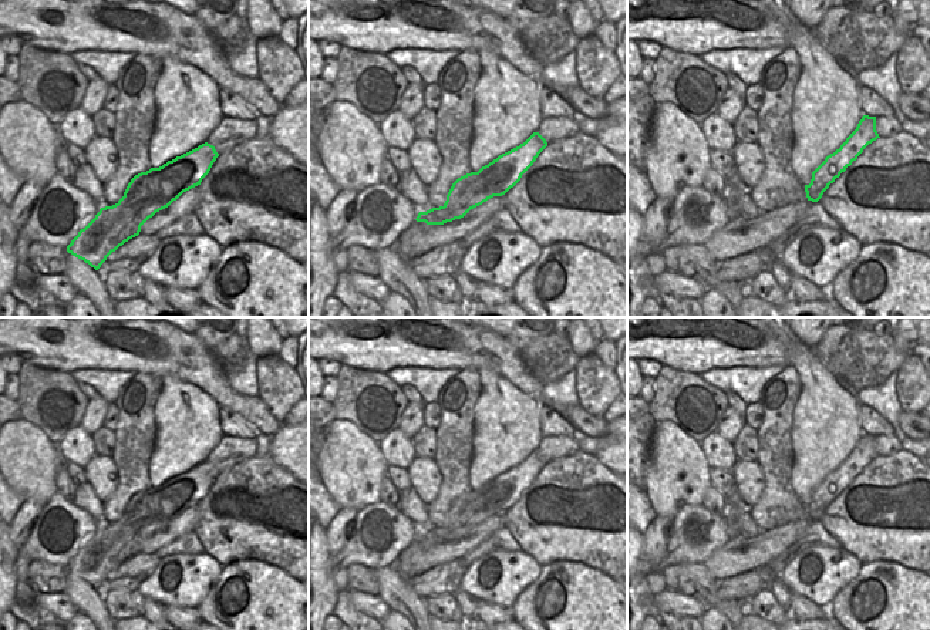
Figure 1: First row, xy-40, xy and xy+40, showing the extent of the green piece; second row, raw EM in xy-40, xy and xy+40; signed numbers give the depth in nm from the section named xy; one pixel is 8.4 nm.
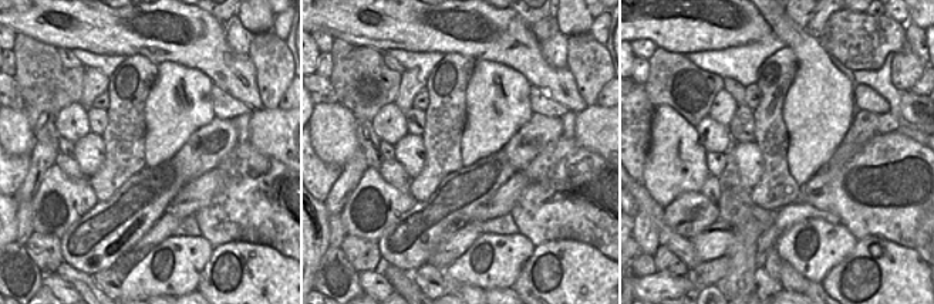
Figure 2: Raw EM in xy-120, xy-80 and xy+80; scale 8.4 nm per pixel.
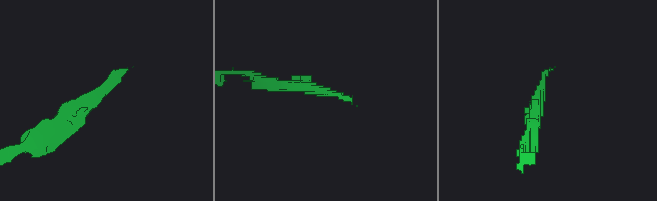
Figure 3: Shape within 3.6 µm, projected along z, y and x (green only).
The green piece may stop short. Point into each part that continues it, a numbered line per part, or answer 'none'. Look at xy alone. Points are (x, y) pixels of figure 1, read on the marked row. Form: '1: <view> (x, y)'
none

